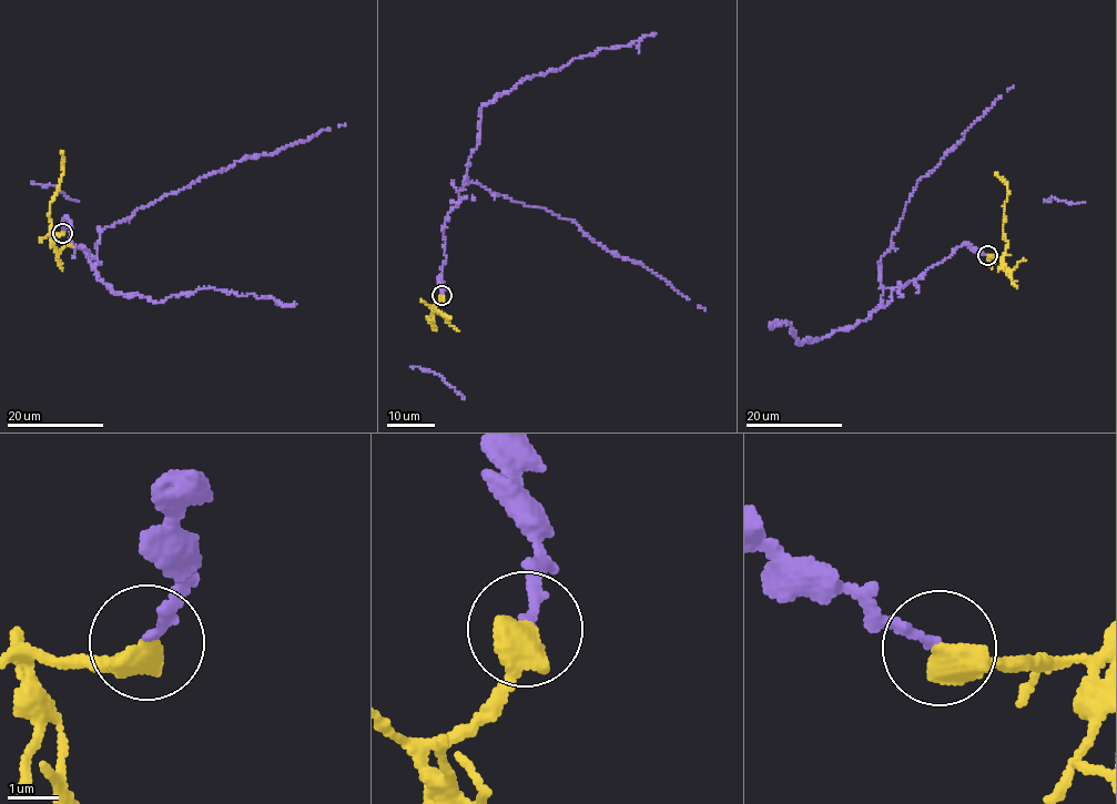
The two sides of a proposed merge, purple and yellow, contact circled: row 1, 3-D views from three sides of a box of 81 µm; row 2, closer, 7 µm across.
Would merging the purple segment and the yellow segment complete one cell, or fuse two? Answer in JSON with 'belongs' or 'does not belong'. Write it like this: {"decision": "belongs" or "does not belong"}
{"decision": "does not belong"}

